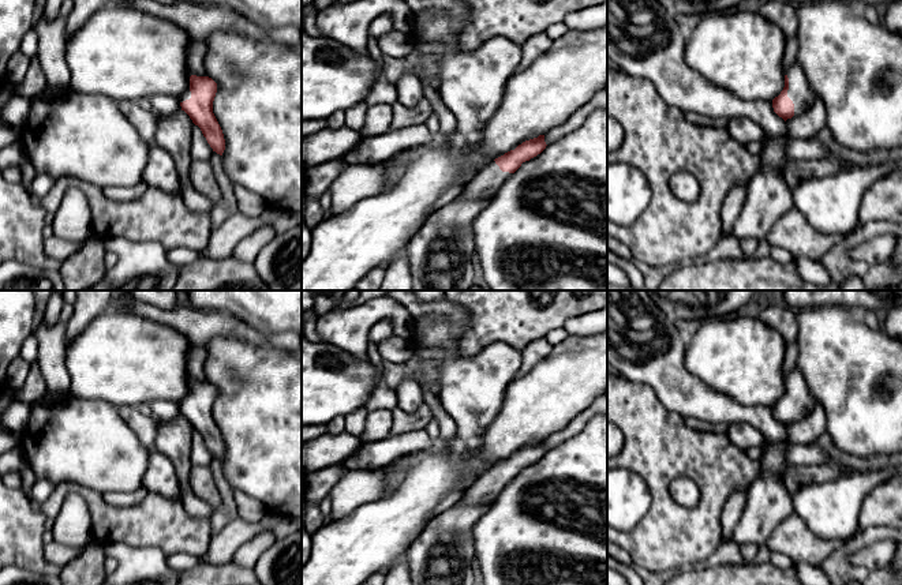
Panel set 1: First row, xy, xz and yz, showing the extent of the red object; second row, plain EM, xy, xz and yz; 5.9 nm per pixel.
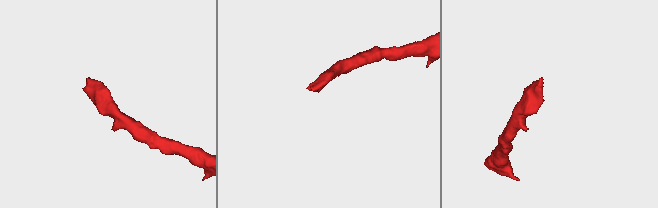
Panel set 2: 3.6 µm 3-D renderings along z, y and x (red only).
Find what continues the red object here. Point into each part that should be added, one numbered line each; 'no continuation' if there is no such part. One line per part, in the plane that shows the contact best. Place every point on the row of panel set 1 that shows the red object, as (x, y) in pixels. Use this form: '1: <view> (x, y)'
1: yz (800, 93)

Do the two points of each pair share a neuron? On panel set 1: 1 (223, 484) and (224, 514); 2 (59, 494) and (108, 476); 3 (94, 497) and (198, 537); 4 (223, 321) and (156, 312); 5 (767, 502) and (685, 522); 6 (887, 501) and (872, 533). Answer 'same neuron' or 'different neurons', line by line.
1: same neuron
2: different neurons
3: same neuron
4: same neuron
5: different neurons
6: different neurons

